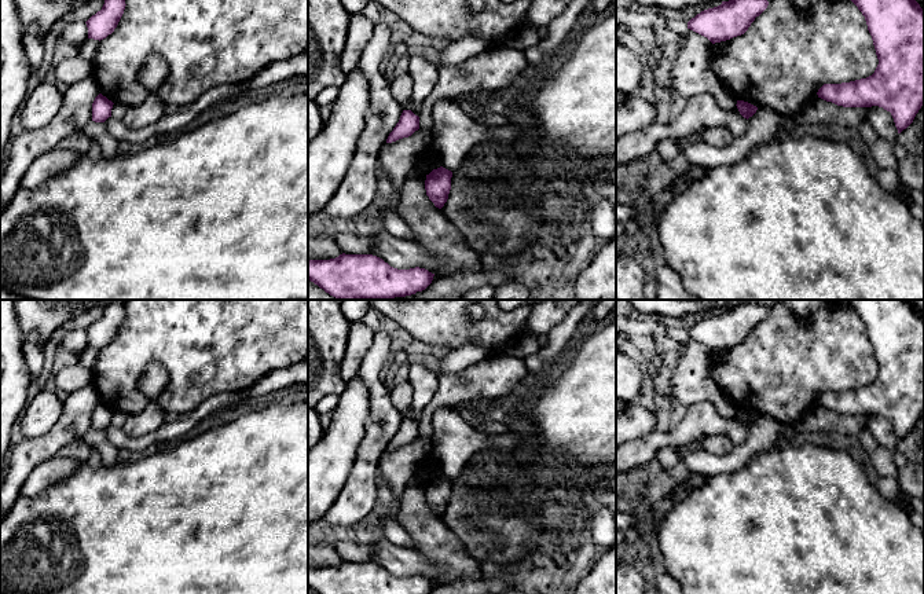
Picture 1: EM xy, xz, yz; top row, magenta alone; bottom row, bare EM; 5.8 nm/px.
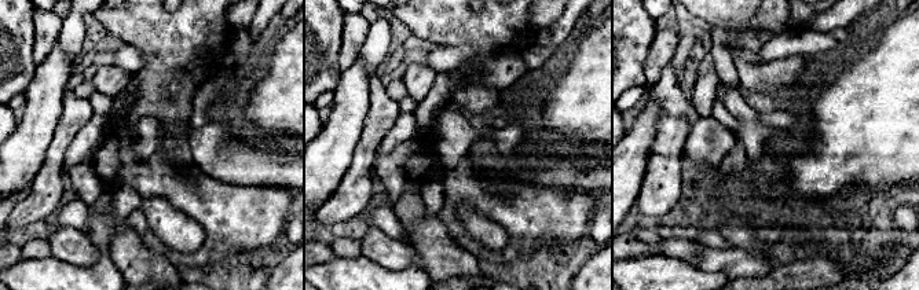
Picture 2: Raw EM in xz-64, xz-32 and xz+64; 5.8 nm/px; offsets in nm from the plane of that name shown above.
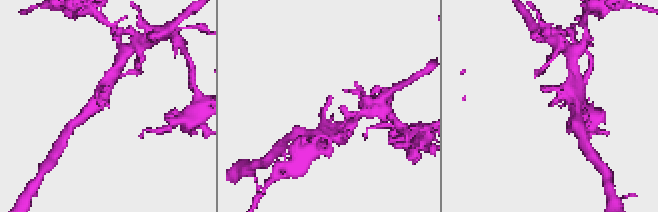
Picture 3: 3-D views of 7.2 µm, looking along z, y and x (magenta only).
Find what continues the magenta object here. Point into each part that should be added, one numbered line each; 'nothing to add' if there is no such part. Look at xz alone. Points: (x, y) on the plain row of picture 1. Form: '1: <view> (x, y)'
nothing to add

